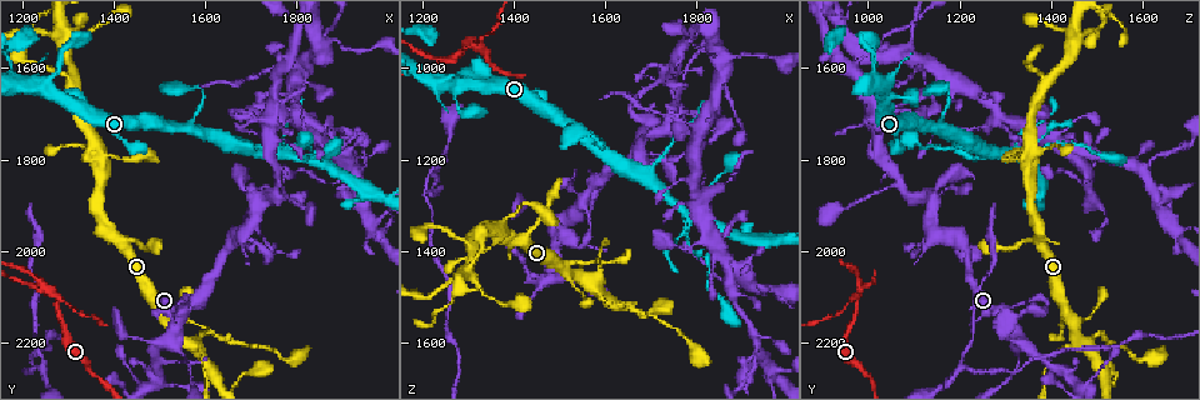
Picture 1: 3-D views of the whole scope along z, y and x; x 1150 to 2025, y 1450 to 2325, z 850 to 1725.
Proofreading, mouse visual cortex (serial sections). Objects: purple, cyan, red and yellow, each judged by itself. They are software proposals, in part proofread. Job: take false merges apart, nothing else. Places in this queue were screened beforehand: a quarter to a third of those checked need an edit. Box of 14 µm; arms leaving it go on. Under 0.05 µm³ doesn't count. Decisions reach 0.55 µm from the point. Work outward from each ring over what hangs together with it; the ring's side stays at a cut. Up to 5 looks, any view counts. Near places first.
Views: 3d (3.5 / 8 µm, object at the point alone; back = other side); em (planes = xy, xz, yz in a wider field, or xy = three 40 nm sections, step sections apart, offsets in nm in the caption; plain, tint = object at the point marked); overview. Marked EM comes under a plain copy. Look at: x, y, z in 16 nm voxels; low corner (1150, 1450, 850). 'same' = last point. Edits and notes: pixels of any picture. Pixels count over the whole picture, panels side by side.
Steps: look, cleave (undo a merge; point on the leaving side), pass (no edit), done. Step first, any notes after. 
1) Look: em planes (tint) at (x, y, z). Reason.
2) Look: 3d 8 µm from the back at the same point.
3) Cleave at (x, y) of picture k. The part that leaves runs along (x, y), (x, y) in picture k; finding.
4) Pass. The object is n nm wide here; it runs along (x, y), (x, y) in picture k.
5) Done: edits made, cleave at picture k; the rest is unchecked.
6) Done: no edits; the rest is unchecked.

Look: 3d 3.5 µm at (1545, 2155, 1300). Four-way junction.

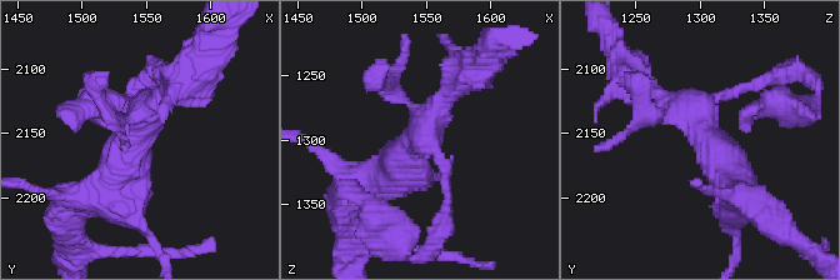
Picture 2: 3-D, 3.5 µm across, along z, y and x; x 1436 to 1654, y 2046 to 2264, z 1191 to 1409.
Pass. It runs along (646, 106), (689, 115), (736, 191) in picture 2; all the same cell.

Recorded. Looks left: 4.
Look: 3d 3.5 µm at (1575, 2200, 1485). Four-way junction.

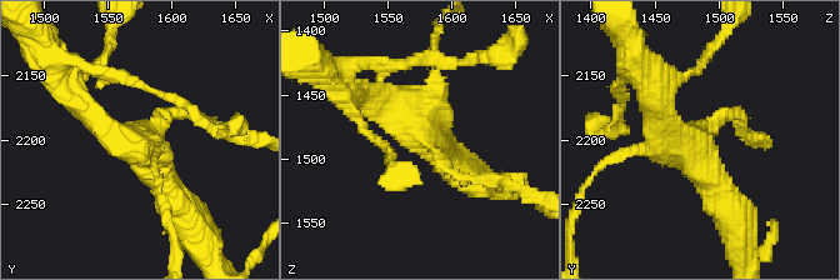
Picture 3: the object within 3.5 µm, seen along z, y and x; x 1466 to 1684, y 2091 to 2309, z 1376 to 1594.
Look: em xy step 2 (tint) at (1578, 2202, 1484). 4 arms meet here; the arms are 150, 200, 300, 350 nm wide.

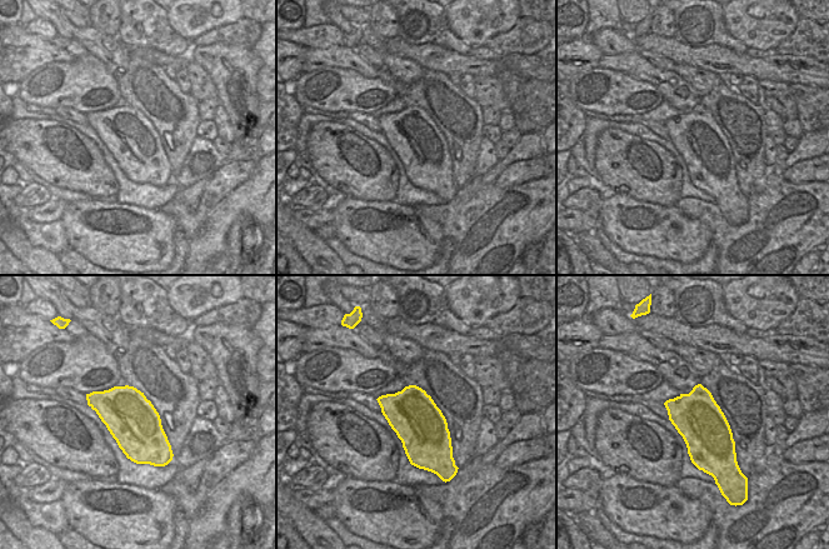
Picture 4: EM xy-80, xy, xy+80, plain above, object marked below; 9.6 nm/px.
Pass. It runs along (89, 110), (143, 141), (181, 210) in picture 3; one cell here.

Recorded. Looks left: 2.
Done: no edits; the rest is unchecked.

